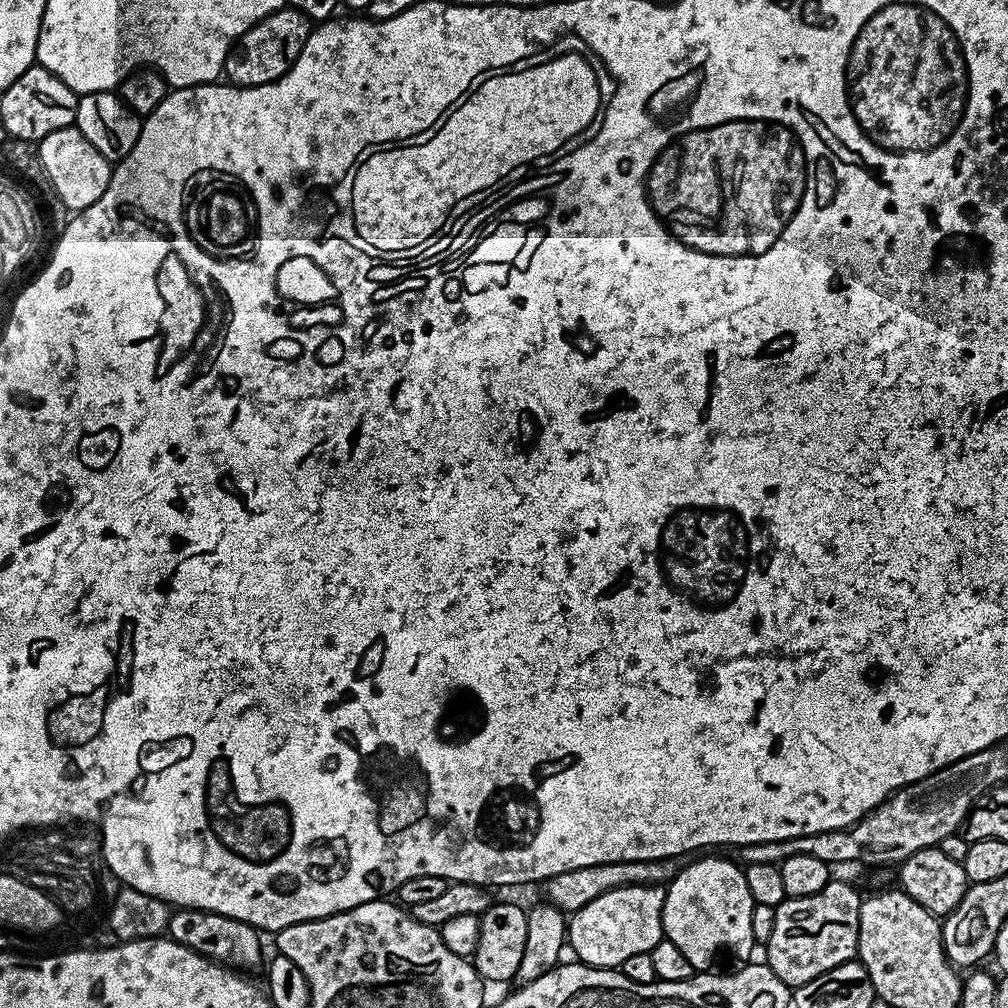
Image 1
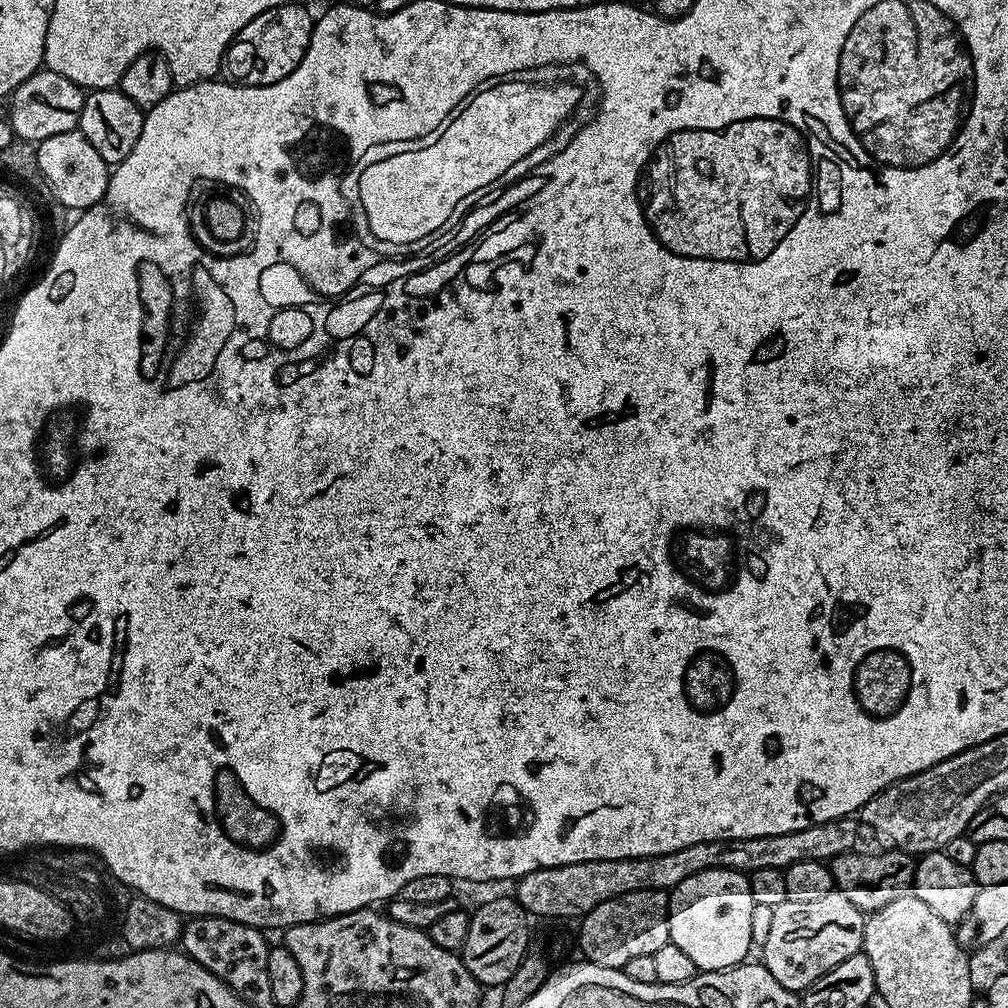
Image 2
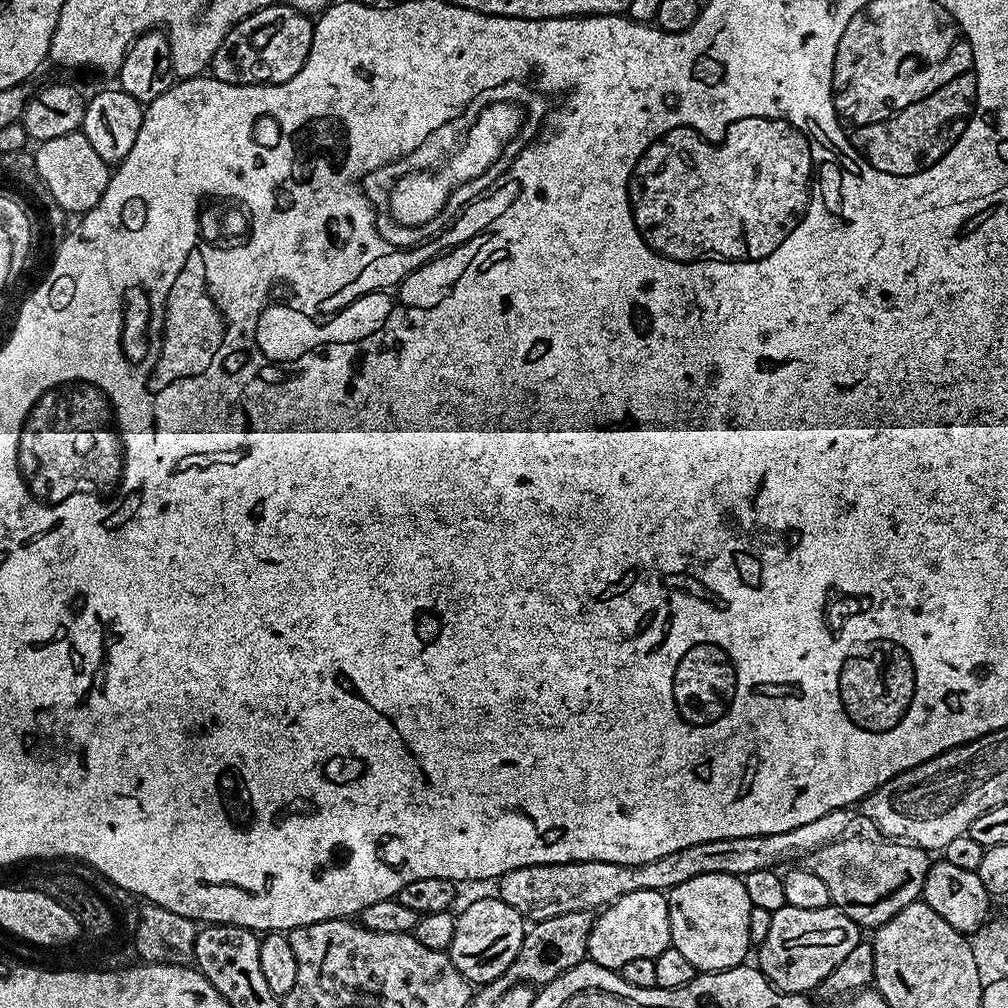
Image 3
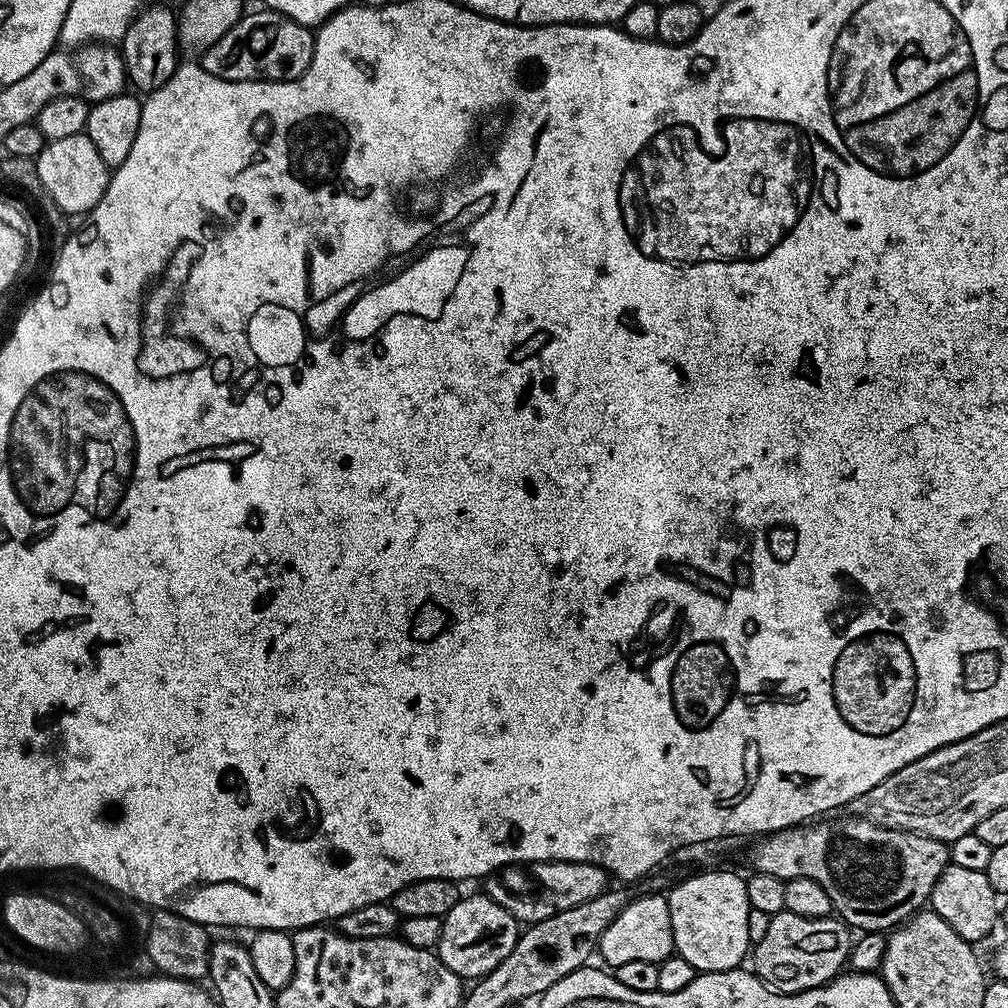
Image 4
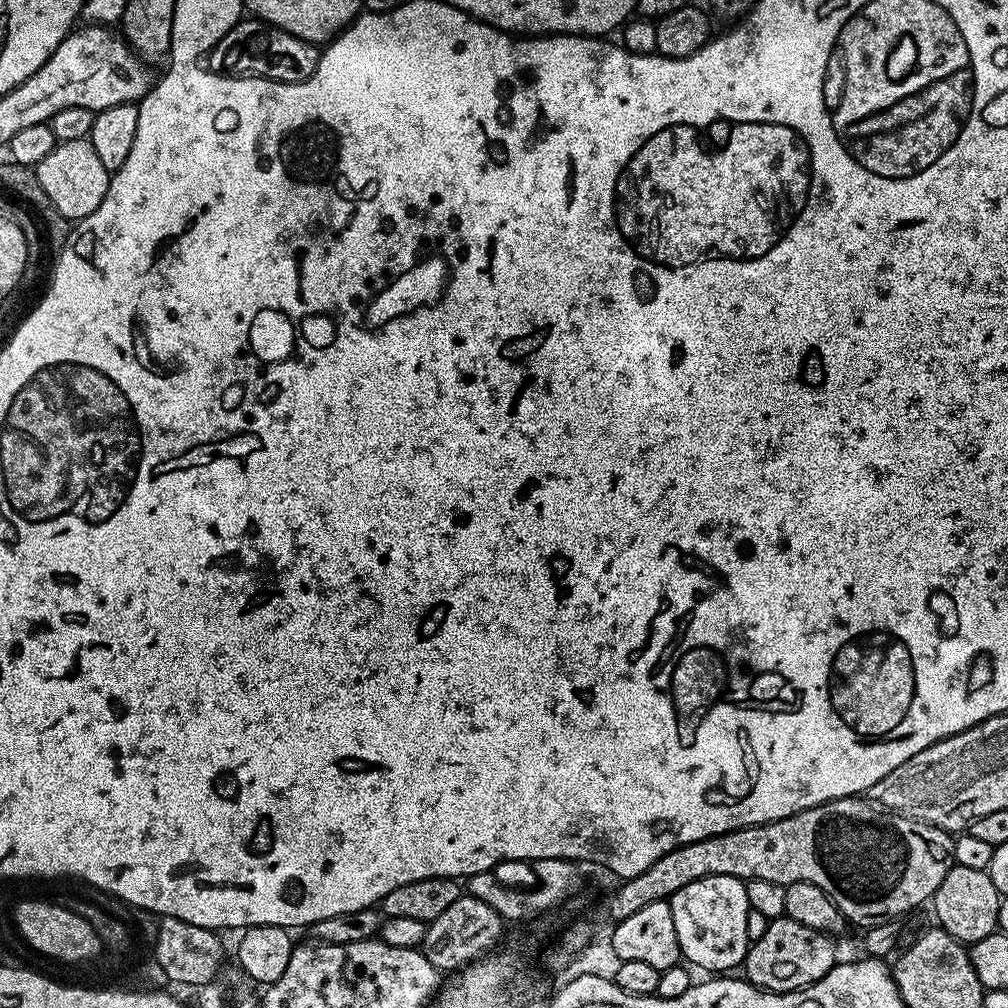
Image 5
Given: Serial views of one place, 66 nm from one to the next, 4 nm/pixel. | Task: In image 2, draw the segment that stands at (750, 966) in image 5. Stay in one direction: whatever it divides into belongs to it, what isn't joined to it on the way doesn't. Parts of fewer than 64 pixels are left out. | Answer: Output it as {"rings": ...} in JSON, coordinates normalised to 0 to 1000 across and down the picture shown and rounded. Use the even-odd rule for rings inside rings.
{"rings":[[[826,883],[824,885],[815,885],[812,891],[807,893],[791,893],[783,891],[766,903],[764,911],[764,928],[756,938],[756,955],[760,962],[764,962],[767,970],[777,978],[781,984],[787,986],[797,985],[799,980],[805,978],[809,972],[815,970],[831,954],[839,954],[848,944],[854,943],[857,939],[857,915],[858,906],[847,899],[837,885]]]}

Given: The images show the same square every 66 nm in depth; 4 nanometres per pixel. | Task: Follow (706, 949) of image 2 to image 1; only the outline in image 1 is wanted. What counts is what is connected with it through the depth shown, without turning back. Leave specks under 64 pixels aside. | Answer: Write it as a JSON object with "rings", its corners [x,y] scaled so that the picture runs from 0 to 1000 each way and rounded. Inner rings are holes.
{"rings":[[[698,847],[688,857],[683,857],[674,862],[671,870],[664,873],[659,881],[659,898],[657,899],[657,919],[662,933],[669,935],[681,950],[685,950],[688,961],[698,962],[702,955],[709,950],[710,944],[719,940],[722,944],[727,944],[730,948],[742,948],[746,940],[751,939],[748,931],[748,919],[746,918],[746,888],[744,879],[740,879],[738,861],[733,856],[729,857],[726,853],[717,853],[710,847]]]}

